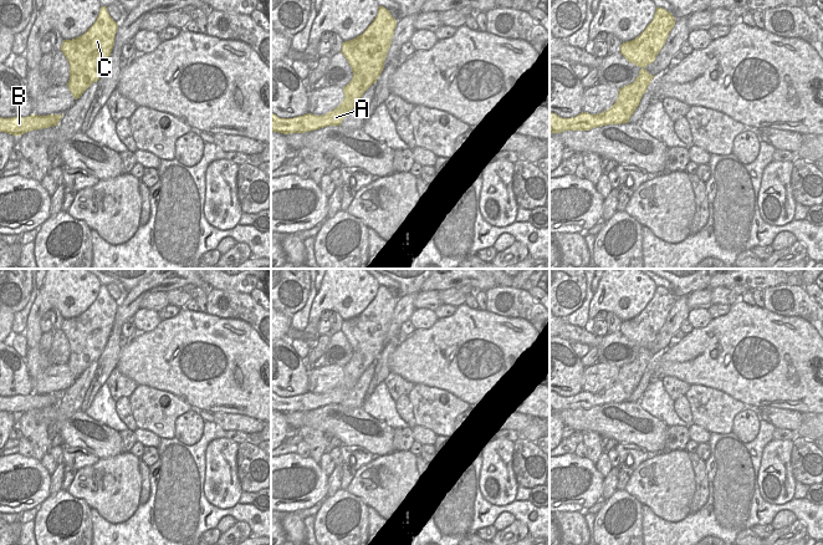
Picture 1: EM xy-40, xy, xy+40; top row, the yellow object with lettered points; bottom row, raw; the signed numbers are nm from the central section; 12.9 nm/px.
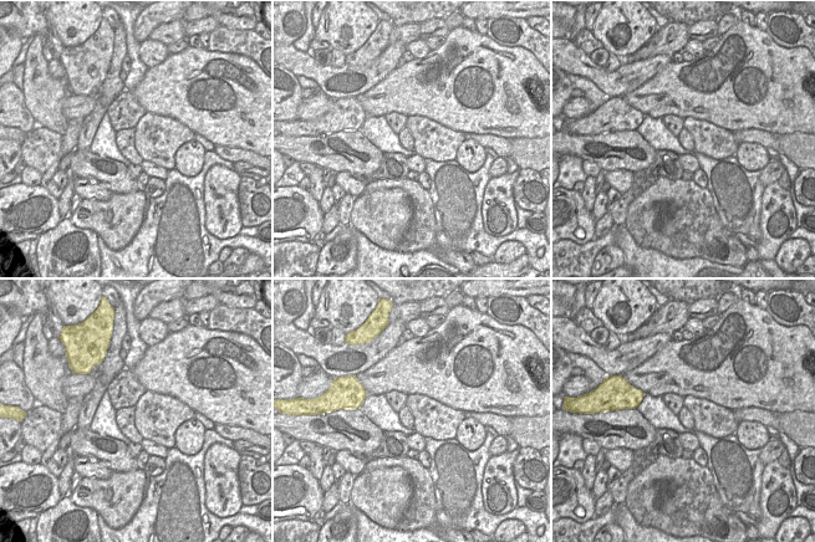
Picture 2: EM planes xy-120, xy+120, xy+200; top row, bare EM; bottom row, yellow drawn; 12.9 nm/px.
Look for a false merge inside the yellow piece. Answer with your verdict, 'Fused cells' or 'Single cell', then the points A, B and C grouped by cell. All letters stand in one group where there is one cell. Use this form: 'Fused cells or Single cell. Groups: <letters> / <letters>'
Single cell. Groups: A B C.

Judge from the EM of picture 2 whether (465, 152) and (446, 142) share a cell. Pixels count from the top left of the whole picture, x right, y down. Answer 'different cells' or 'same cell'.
different cells

